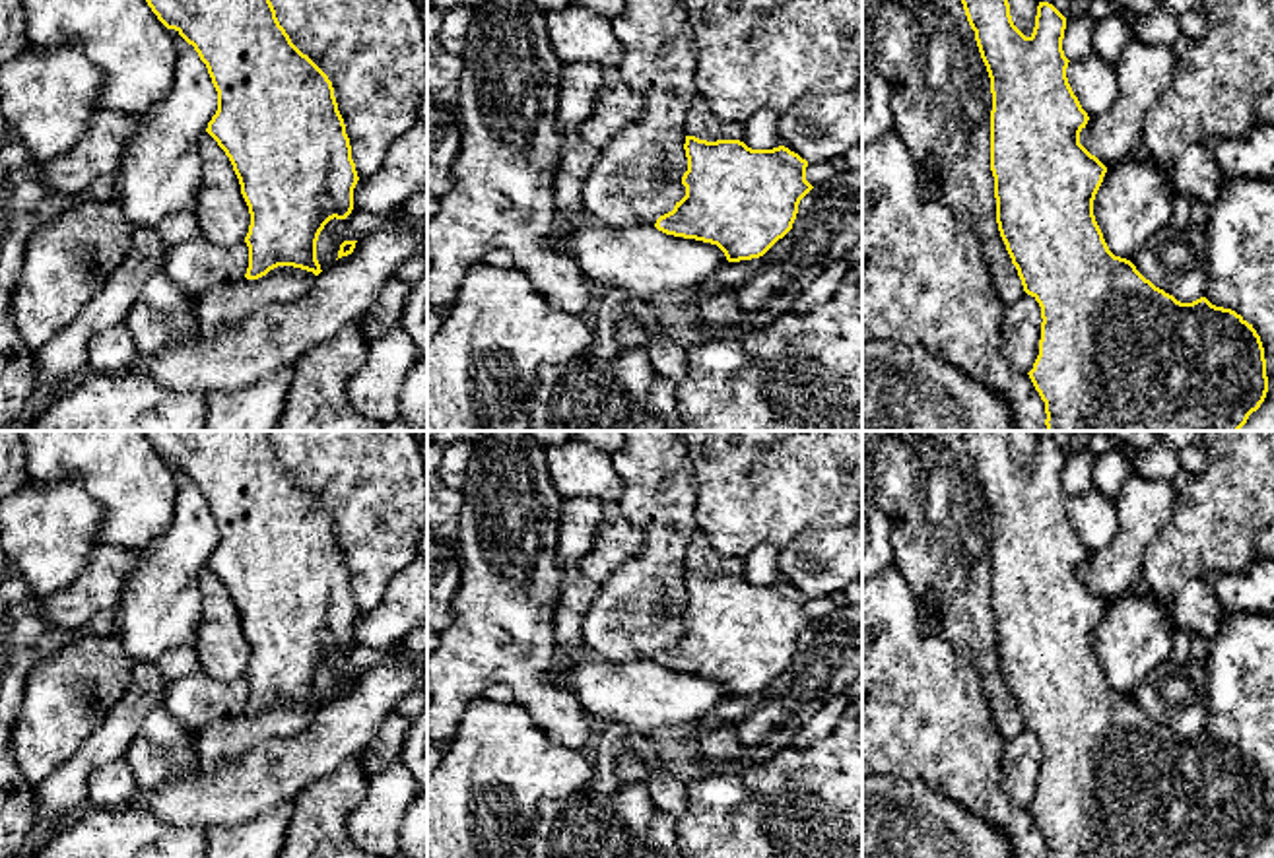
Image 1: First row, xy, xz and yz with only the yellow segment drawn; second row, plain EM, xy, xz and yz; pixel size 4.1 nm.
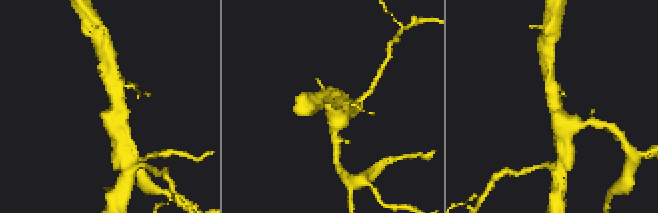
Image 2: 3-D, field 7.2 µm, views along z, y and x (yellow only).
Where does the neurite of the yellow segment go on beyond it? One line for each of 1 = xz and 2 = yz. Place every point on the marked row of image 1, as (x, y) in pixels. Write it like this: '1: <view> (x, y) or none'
1: none
2: none

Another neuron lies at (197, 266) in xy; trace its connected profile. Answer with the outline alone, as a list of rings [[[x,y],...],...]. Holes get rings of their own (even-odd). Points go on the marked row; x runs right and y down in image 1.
[[[204,237],[188,239],[167,250],[165,274],[190,297],[200,299],[208,291],[245,278],[249,247],[219,247]]]

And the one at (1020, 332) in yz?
[[[1027,293],[1004,309],[1000,326],[1002,351],[1008,363],[1022,373],[1029,373],[1039,355],[1041,322],[1041,307]]]

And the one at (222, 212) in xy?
[[[208,132],[198,138],[198,153],[202,182],[194,212],[202,237],[219,247],[235,247],[245,241],[251,225],[239,179],[229,157]]]

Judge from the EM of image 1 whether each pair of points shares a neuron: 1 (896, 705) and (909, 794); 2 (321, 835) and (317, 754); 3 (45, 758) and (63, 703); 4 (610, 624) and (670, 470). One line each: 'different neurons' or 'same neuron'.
1: different neurons
2: different neurons
3: same neuron
4: same neuron

